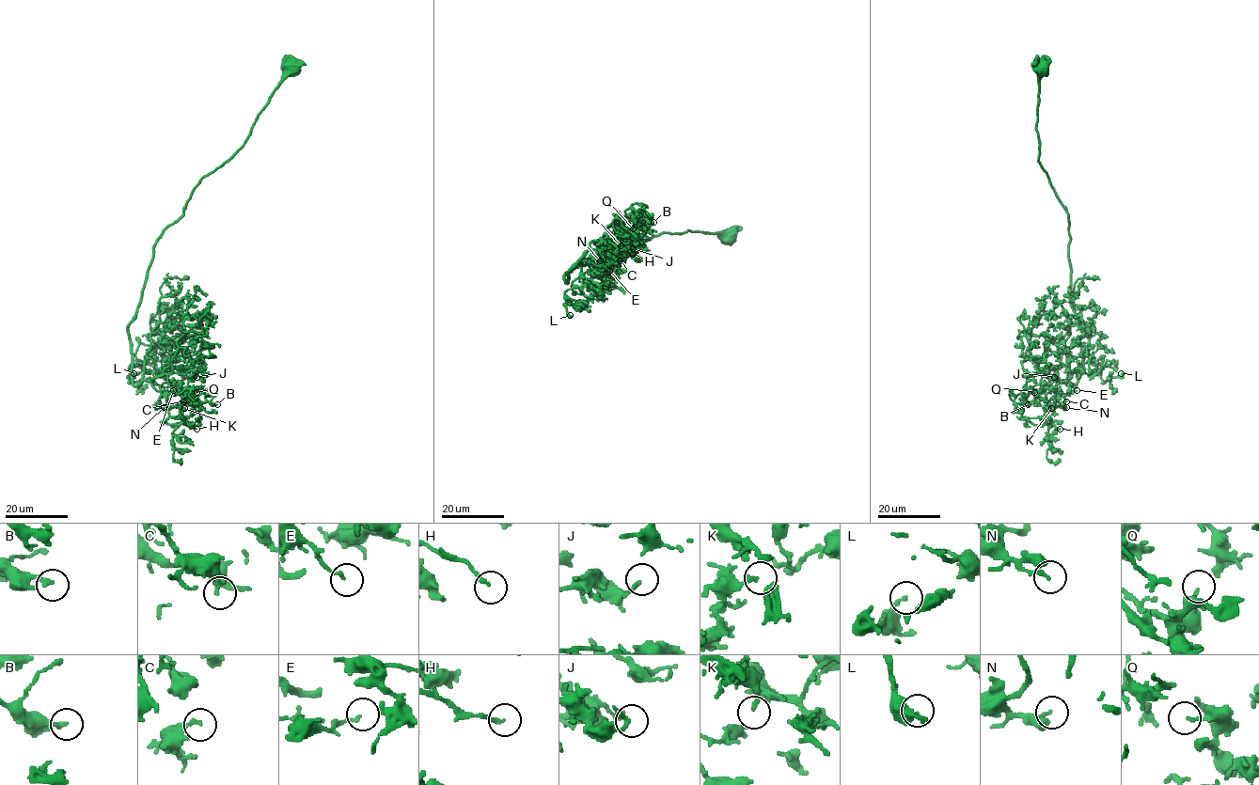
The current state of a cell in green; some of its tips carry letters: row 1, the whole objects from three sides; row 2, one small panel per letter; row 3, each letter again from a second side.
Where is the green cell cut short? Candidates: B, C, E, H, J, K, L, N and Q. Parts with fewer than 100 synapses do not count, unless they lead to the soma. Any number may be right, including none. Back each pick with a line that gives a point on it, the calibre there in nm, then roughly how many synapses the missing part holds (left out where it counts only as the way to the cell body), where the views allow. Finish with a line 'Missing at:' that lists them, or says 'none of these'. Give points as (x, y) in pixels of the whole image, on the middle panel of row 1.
N: at (600, 260); 110 nm thick; about 120 synapses
Missing at: N

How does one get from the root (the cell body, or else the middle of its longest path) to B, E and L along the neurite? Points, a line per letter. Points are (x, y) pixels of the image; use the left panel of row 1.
B: (291, 68), (244, 143), (157, 239), (128, 327), (134, 385), (165, 373), (178, 394), (217, 404)
E: (291, 68), (244, 143), (201, 179), (153, 248), (128, 327), (132, 383), (148, 381), (163, 396), (173, 390)
L: (291, 68), (244, 143), (157, 239), (128, 327), (134, 385), (145, 356), (133, 373)

